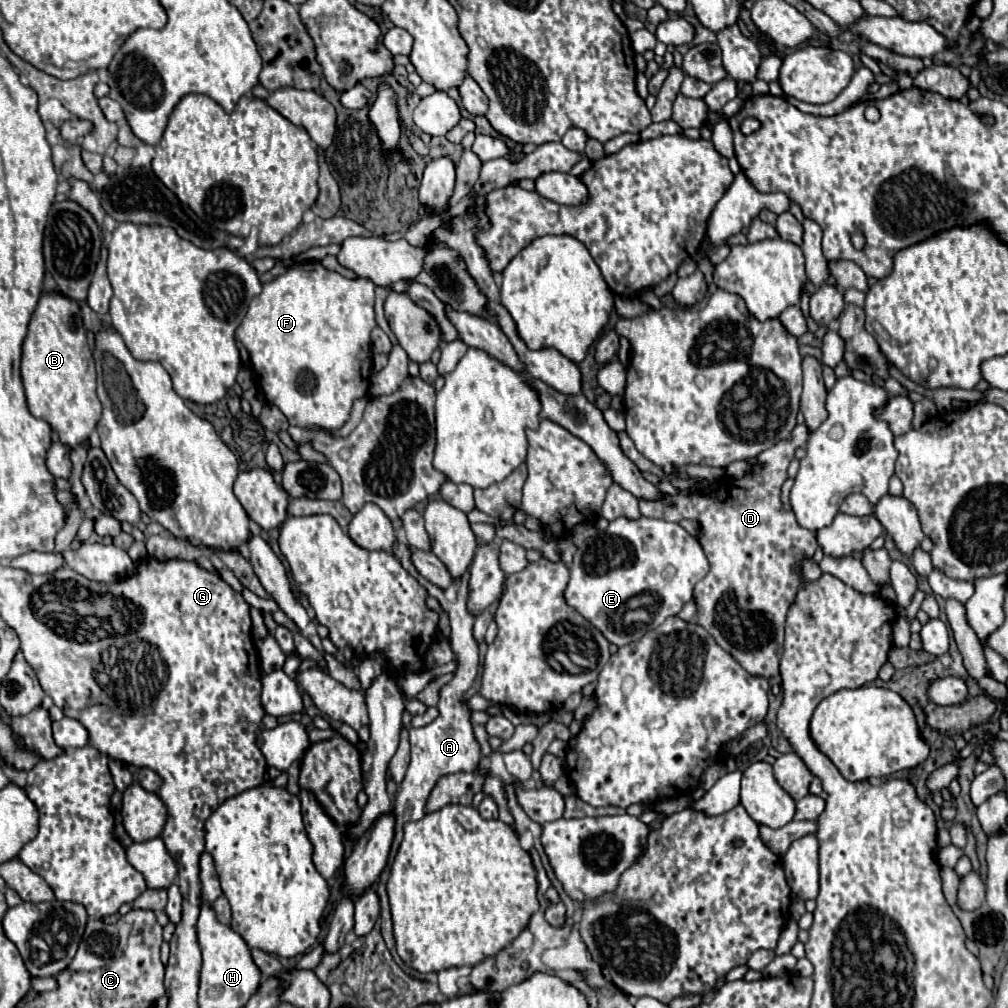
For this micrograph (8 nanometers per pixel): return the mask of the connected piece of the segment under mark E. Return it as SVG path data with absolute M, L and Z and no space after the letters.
M644 516L638 520L616 518L606 530L598 530L596 536L588 538L576 550L564 598L568 606L576 608L590 624L594 624L594 628L598 628L610 644L620 648L634 640L640 640L648 630L658 628L668 616L676 616L680 608L692 600L694 584L702 580L706 572L708 560L698 540L680 524Z

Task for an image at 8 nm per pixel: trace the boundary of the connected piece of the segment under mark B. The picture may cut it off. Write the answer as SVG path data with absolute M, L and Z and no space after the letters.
M44 292L40 296L40 302L32 314L28 334L22 346L22 380L24 380L30 414L36 418L44 418L52 426L52 430L58 432L60 442L64 446L74 450L90 438L90 434L96 430L96 424L102 416L102 404L96 396L94 360L86 344L86 330L82 326L80 306L76 300L70 300L60 292L50 292L50 294Z

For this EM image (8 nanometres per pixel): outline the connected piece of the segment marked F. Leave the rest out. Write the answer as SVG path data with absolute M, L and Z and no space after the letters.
M302 262L288 268L274 282L264 284L262 292L250 302L248 312L236 330L236 338L250 352L252 366L256 358L254 374L266 402L276 404L290 424L338 430L348 420L352 402L366 396L372 370L370 332L376 326L374 290L376 286L370 280L348 280L338 272L326 270L320 262Z

